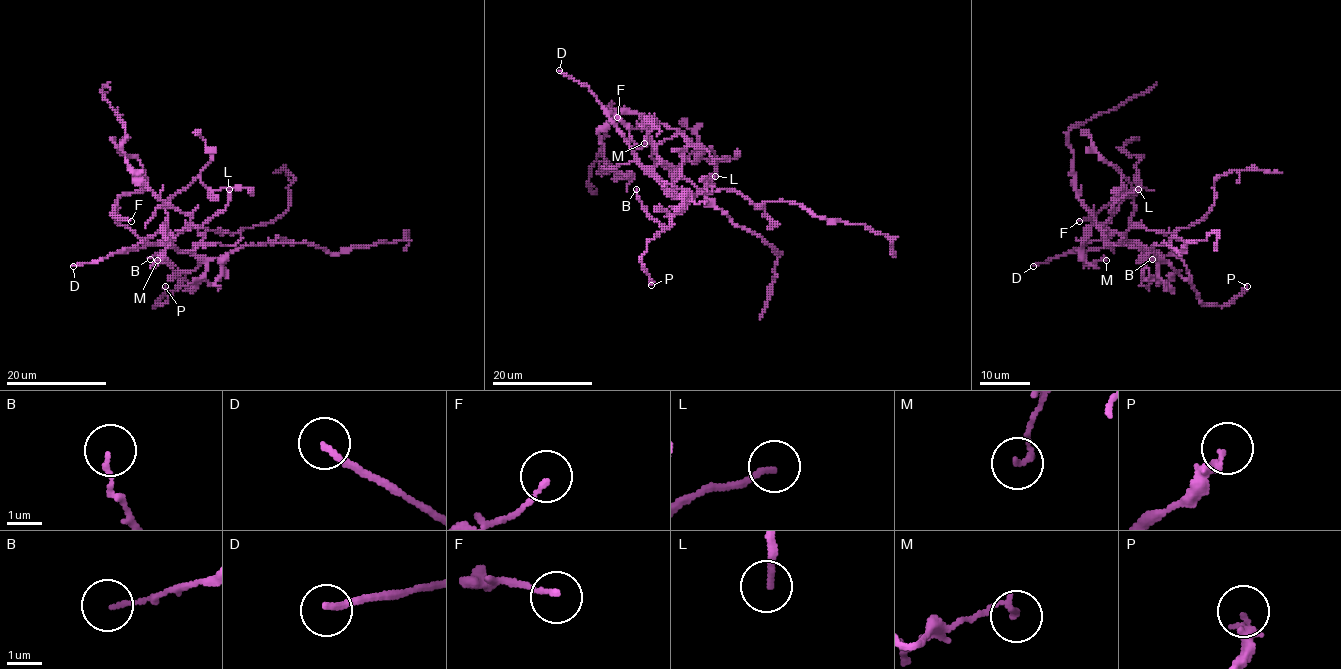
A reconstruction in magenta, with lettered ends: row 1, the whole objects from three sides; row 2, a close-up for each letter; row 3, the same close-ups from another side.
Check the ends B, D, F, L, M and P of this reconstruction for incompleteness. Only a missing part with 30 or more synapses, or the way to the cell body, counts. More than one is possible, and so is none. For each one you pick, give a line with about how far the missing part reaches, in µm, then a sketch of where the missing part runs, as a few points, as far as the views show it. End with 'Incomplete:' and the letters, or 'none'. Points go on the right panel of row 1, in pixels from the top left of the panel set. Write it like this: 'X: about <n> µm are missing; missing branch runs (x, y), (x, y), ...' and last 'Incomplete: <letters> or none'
D: about 80 µm are missing; missing branch runs (1033, 266), (1034, 271), (1073, 274), (1098, 289), (1113, 304), (1142, 319), (1180, 364), (1208, 377), (1216, 385)
Incomplete: D

